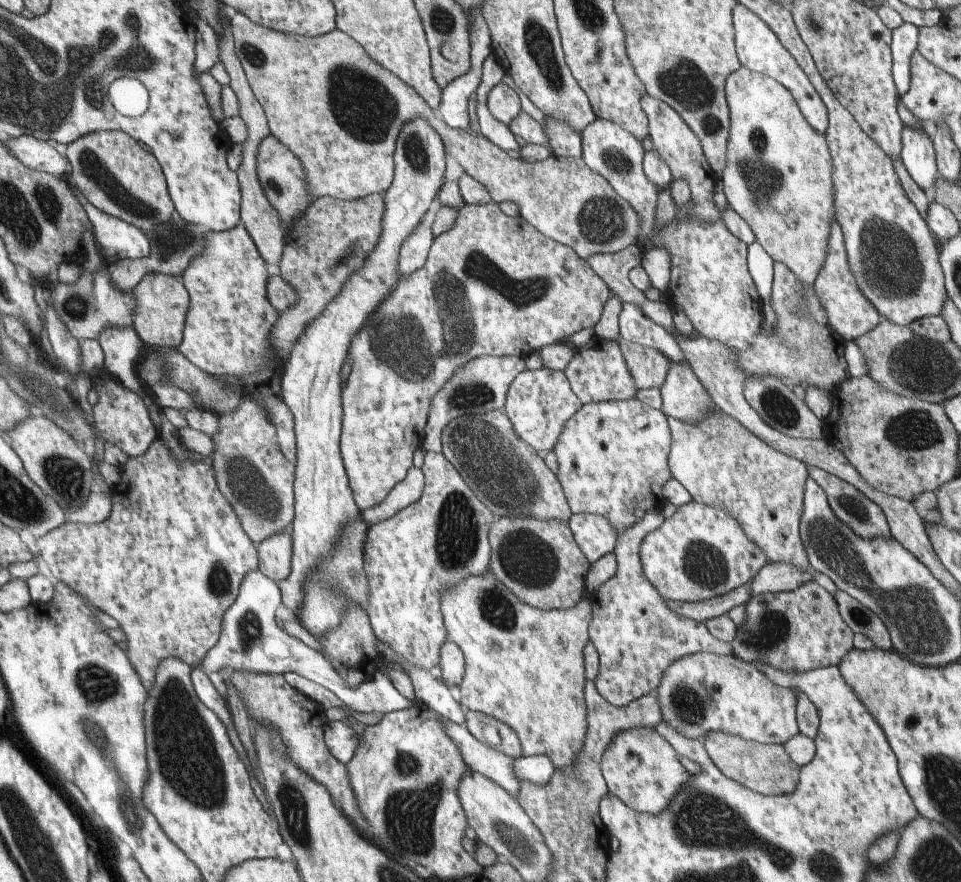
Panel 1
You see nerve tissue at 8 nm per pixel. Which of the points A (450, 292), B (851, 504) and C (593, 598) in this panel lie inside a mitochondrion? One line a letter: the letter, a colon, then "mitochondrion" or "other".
A: mitochondrion
B: mitochondrion
C: other

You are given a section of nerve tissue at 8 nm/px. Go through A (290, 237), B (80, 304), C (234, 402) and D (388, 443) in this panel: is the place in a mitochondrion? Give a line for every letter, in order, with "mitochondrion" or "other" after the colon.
A: other
B: mitochondrion
C: other
D: other

